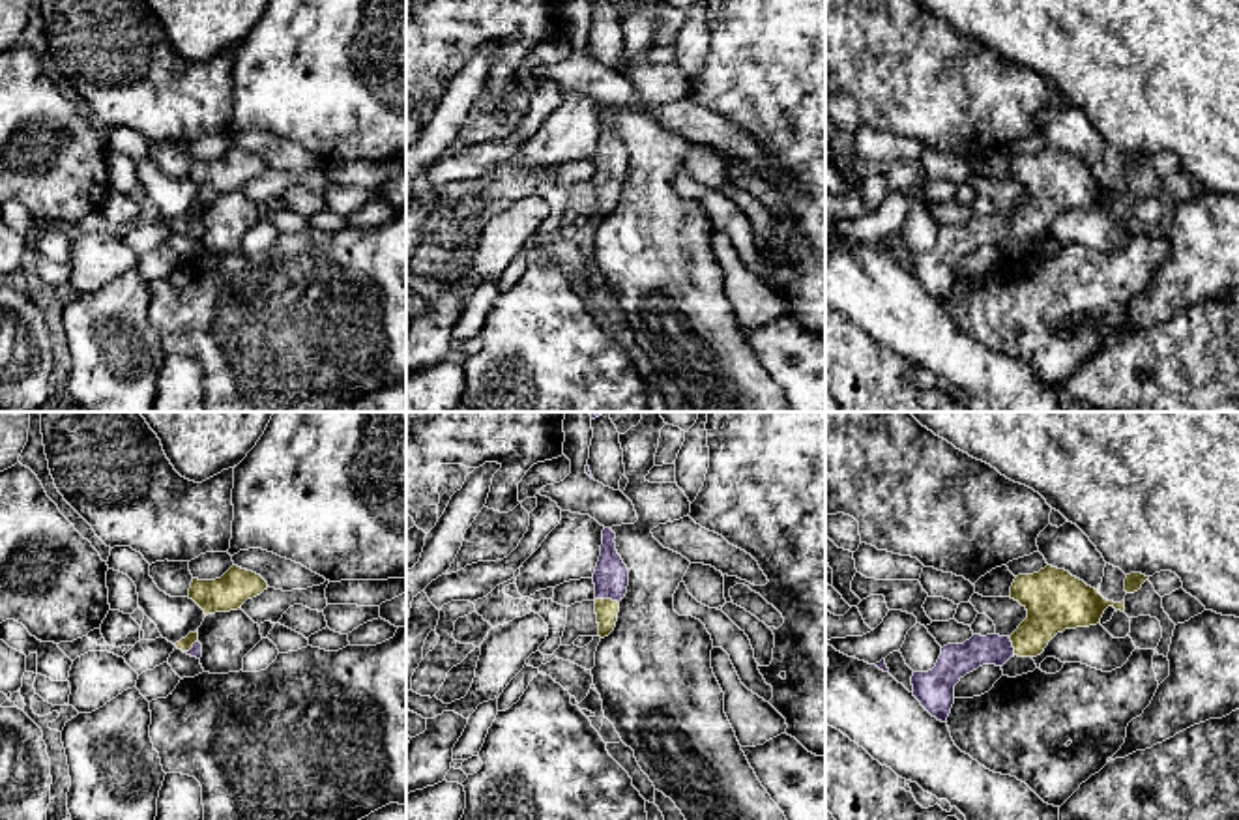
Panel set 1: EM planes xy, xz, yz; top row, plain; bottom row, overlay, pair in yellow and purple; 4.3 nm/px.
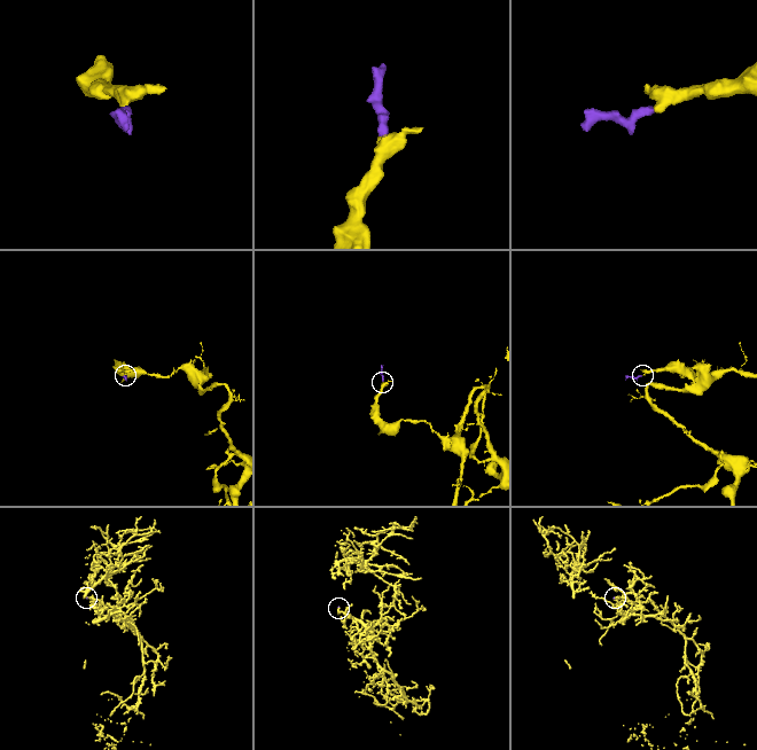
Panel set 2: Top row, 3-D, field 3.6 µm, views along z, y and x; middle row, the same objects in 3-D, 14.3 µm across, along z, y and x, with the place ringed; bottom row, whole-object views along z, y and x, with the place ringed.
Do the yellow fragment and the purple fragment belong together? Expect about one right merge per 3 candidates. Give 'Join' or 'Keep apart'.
Join

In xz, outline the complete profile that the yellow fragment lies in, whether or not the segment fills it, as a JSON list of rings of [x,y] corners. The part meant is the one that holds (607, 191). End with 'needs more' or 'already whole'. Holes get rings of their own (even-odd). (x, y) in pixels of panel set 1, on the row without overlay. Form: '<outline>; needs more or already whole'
[[[605,109],[601,137],[593,154],[595,195],[601,219],[614,212],[620,182],[625,178],[629,167],[629,150],[618,135],[614,120],[616,114],[610,109]]]; needs more

